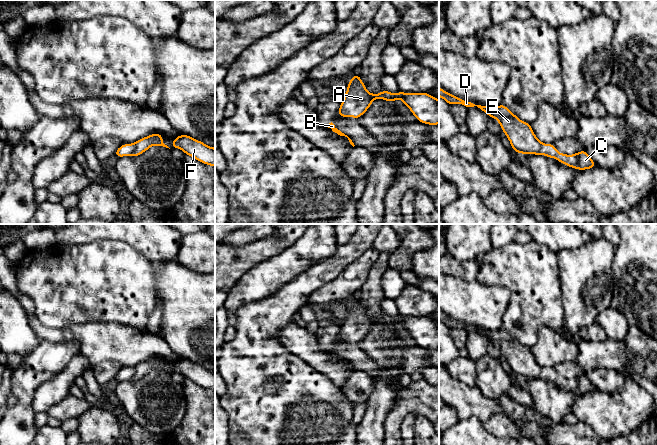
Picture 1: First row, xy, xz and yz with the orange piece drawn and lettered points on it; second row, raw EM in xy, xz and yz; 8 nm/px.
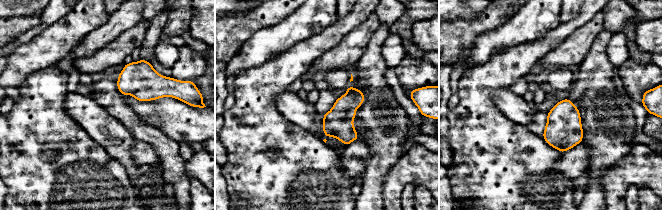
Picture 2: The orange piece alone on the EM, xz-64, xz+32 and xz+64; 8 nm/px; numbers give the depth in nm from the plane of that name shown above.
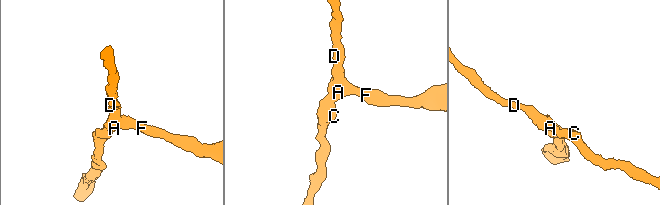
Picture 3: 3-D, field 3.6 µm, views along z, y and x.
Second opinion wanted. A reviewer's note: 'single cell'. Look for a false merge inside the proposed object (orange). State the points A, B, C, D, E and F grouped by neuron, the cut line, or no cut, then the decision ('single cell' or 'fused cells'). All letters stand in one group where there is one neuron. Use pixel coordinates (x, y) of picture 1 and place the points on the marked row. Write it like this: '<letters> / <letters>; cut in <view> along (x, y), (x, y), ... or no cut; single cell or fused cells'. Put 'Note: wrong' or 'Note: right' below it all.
A B C D E F; no cut; single cell
Note: right

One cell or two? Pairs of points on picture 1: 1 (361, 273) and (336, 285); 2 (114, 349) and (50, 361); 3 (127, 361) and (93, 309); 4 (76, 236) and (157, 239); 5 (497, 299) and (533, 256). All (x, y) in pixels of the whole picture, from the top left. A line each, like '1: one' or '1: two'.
1: one
2: two
3: two
4: one
5: two

